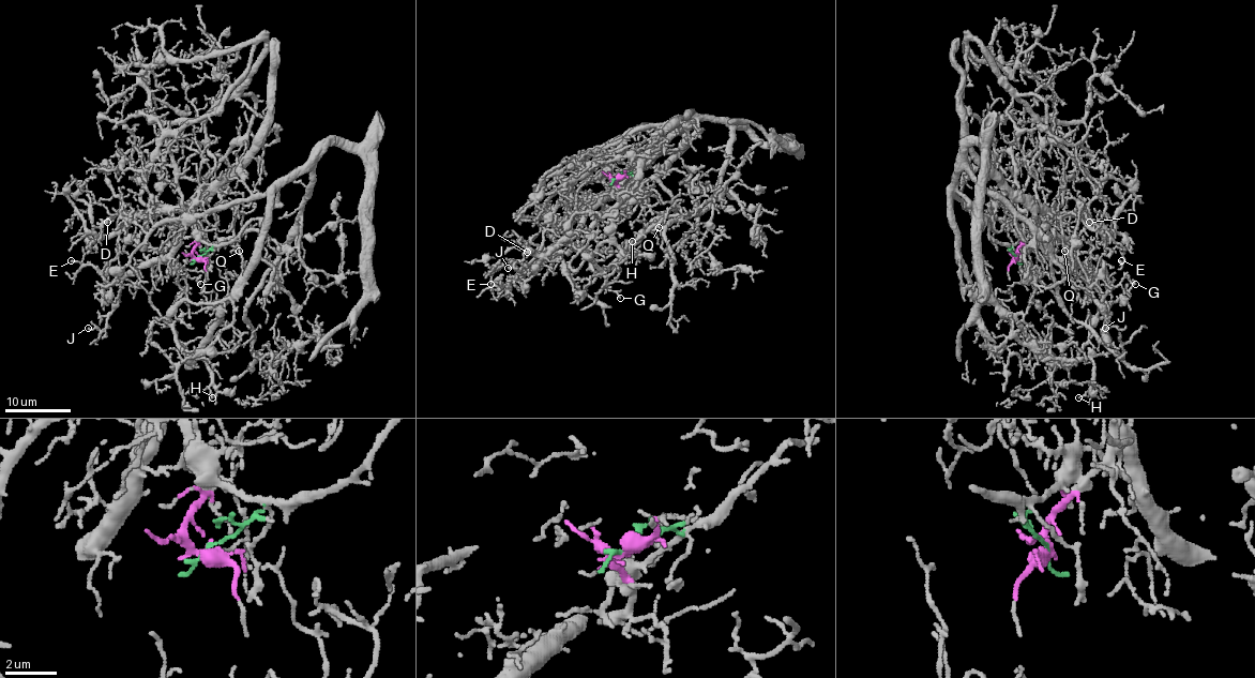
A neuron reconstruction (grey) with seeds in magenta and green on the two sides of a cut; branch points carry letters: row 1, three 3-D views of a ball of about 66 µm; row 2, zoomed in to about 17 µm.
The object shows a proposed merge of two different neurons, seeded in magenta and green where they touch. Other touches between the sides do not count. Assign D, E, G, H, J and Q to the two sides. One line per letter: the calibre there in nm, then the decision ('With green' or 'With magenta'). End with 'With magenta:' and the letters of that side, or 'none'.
D: Thickness 100 nm. With magenta
E: Thickness 110 nm. With magenta
G: Thickness 130 nm. With green
H: Thickness 120 nm. With green
J: Thickness 140 nm. With magenta
Q: Thickness 90 nm. With green
With magenta: D, E, J

